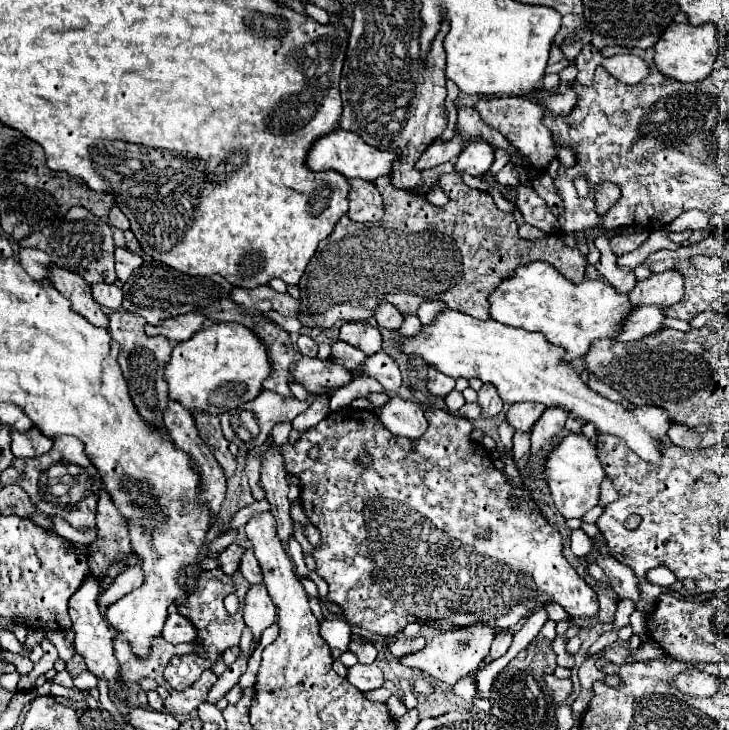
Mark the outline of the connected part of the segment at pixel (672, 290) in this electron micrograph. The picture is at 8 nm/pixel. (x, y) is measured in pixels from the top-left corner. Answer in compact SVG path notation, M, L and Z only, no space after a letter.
M662 271L652 273L648 279L638 281L636 287L630 291L630 301L638 305L658 303L660 307L668 307L678 303L684 295L684 277L678 271Z

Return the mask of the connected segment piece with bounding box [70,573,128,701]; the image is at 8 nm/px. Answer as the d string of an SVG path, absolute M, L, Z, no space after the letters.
M88 573L86 579L82 581L82 587L70 597L70 617L72 617L72 627L76 631L76 641L74 647L76 651L84 657L88 671L92 671L96 677L104 677L110 683L110 689L114 691L114 695L122 701L126 701L126 693L118 691L118 661L114 659L114 649L112 649L112 631L104 619L104 615L100 613L98 605L96 605L96 597L100 593L98 581L94 573Z

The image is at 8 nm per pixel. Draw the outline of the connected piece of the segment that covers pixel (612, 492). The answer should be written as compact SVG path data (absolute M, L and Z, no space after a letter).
M605 477L601 485L600 497L598 505L606 507L609 503L615 501L619 497L612 482Z

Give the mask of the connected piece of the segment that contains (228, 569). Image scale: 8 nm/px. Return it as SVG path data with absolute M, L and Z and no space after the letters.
M232 543L232 545L228 545L222 553L220 553L220 557L218 557L218 563L220 563L220 569L224 571L224 573L236 573L238 569L240 569L240 559L242 559L242 555L246 553L246 549L242 547L242 545L238 545L238 543Z

